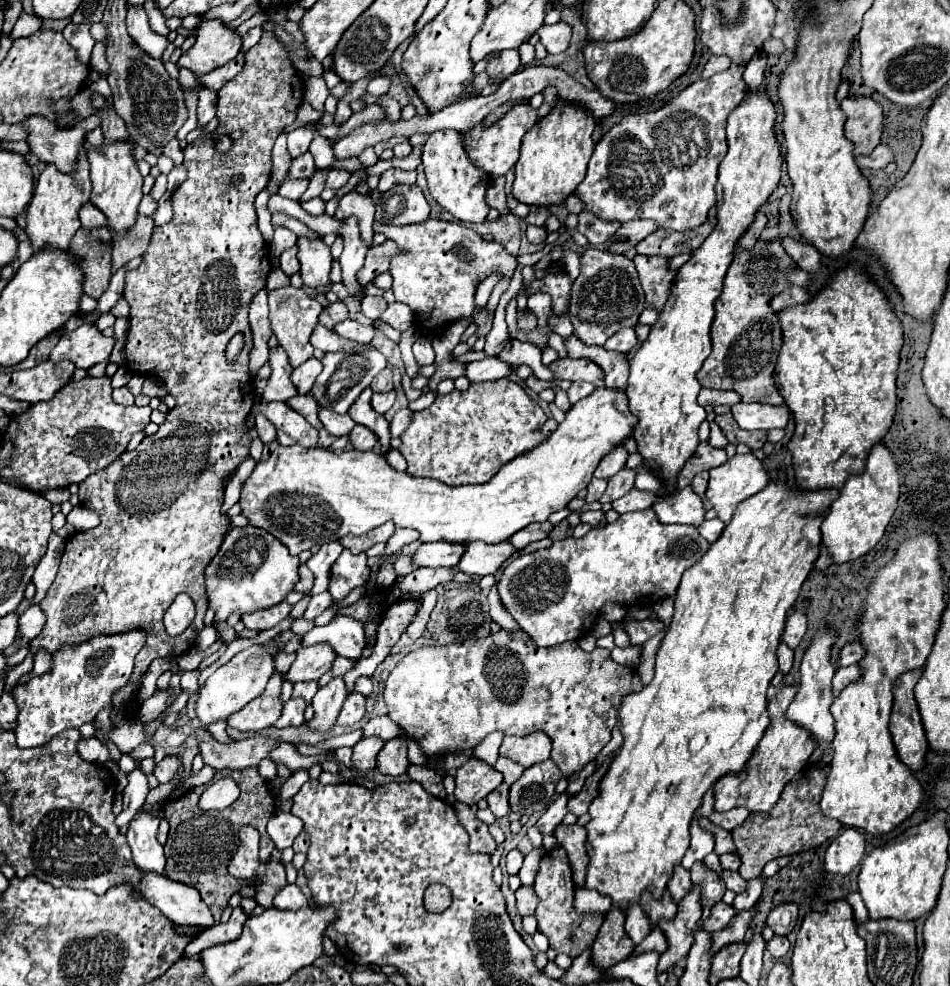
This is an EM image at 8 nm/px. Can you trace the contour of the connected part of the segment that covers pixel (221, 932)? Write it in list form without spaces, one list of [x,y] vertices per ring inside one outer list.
[[[235,907],[229,921],[227,923],[217,923],[205,931],[201,931],[187,947],[185,947],[185,957],[197,957],[203,949],[209,949],[213,945],[219,943],[229,943],[235,941],[241,931],[243,931],[243,923],[245,923],[247,915],[243,913],[241,907]]]

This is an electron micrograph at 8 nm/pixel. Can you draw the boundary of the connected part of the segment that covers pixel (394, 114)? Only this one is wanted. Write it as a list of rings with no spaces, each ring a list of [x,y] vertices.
[[[365,93],[361,99],[366,102],[366,104],[377,103],[381,105],[385,112],[387,119],[391,122],[397,122],[401,119],[400,111],[401,106],[399,103],[393,99],[389,94],[381,95],[381,96],[372,96],[368,93]]]

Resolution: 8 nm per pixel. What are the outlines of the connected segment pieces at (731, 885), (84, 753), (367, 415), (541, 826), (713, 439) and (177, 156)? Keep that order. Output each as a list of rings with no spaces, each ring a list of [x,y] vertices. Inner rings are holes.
[[[725,871],[723,873],[723,881],[727,885],[727,889],[735,891],[737,895],[743,893],[743,889],[747,889],[747,881],[743,877],[739,877],[739,873],[731,873],[731,871]]]
[[[81,736],[78,752],[82,759],[92,763],[99,763],[99,765],[103,765],[110,758],[105,744],[95,738]]]
[[[365,389],[359,395],[359,401],[355,401],[355,405],[351,405],[349,415],[351,415],[351,419],[355,423],[371,429],[377,435],[381,453],[385,455],[391,449],[391,445],[389,445],[389,439],[391,439],[391,435],[389,435],[389,423],[387,423],[387,419],[383,415],[379,415],[379,413],[373,411],[373,407],[371,407],[371,395],[373,395],[373,391]]]
[[[561,793],[549,807],[547,807],[547,811],[539,817],[539,821],[537,821],[537,829],[541,831],[541,833],[553,833],[553,829],[563,821],[563,817],[567,815],[567,801],[569,801],[569,793]]]
[[[713,421],[710,423],[709,444],[715,448],[724,449],[728,441],[719,426]]]
[[[173,139],[171,143],[167,143],[167,147],[165,147],[163,155],[171,157],[171,159],[175,161],[175,165],[181,165],[181,163],[183,163],[183,151],[181,151],[181,147],[179,147],[179,141],[177,141],[177,139]]]

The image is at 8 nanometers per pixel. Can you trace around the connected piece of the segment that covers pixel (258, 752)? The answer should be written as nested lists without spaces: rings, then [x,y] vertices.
[[[209,733],[201,735],[201,755],[205,765],[213,769],[245,769],[257,767],[261,759],[269,757],[269,753],[283,741],[271,737],[249,737],[231,743],[219,743]]]

